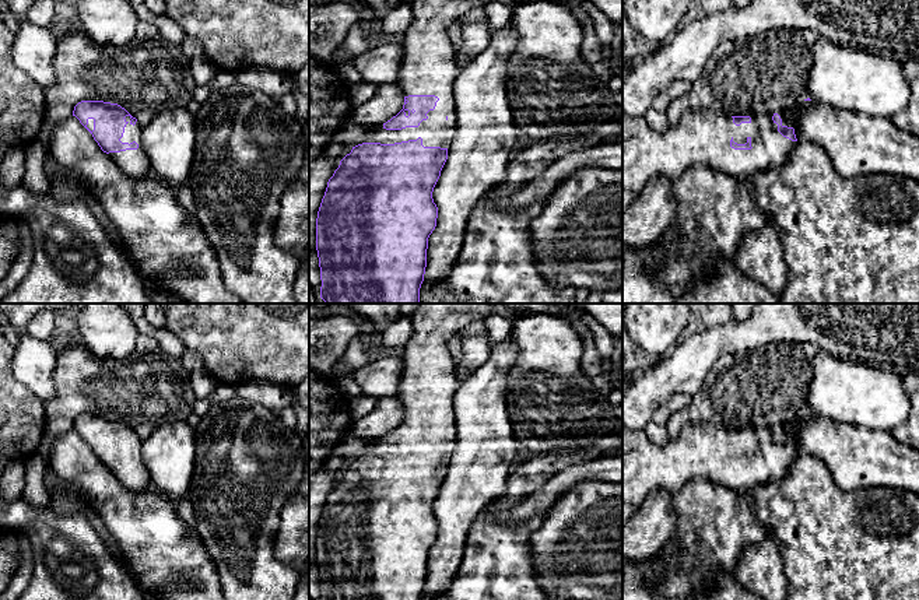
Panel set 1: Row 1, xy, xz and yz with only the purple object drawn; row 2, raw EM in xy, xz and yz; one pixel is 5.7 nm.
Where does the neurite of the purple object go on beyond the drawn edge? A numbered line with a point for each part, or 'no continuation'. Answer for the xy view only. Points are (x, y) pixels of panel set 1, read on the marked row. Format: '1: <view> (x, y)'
1: xy (136, 164)

